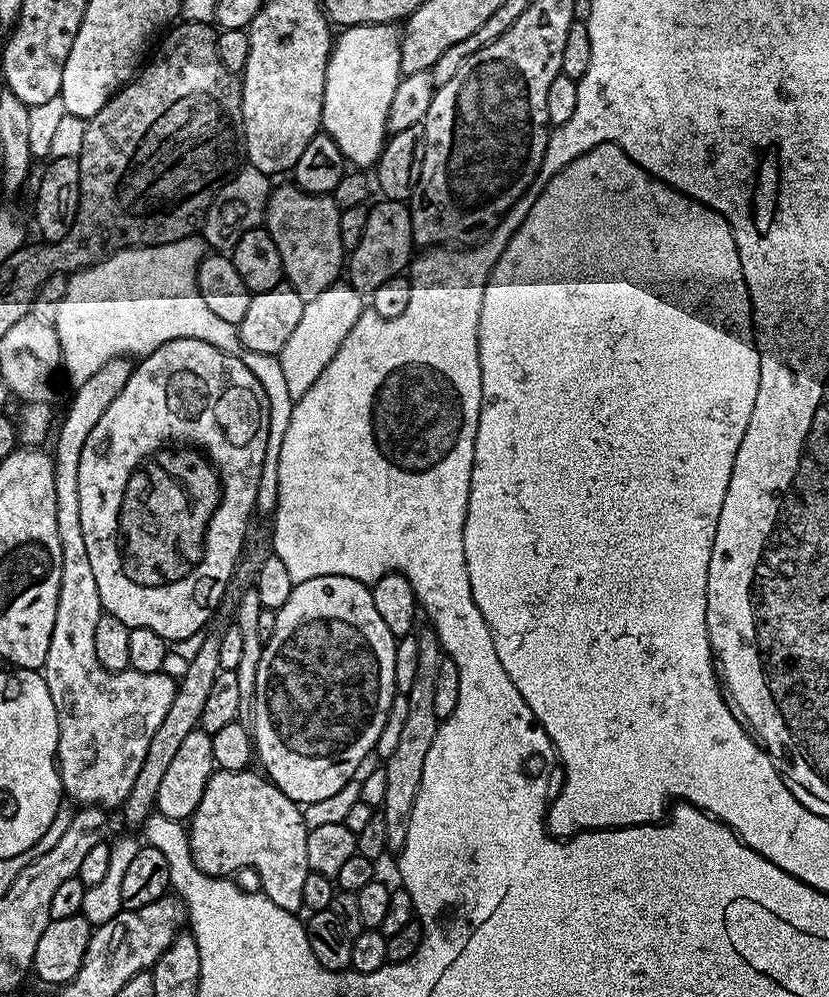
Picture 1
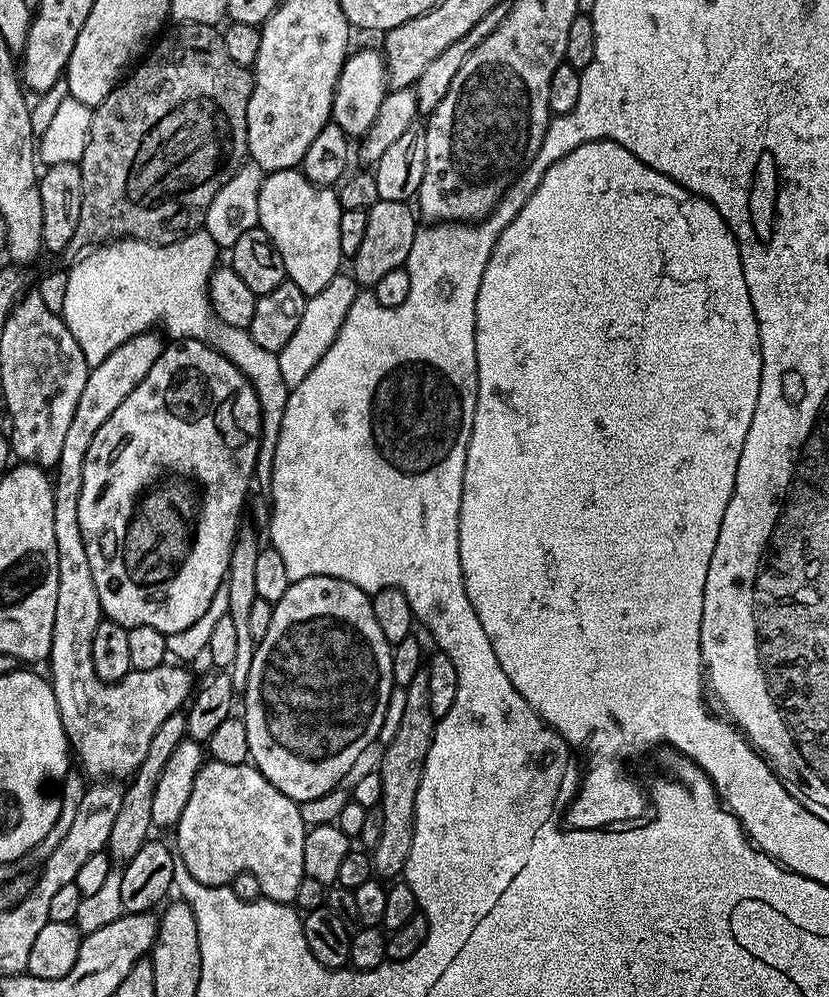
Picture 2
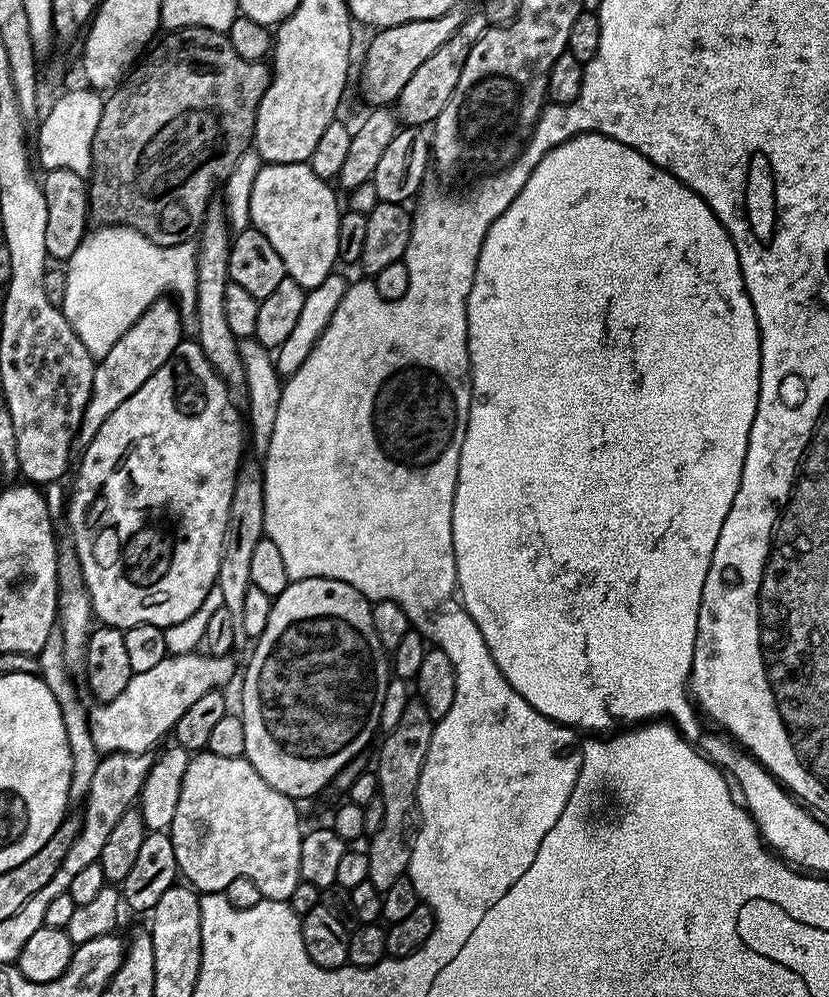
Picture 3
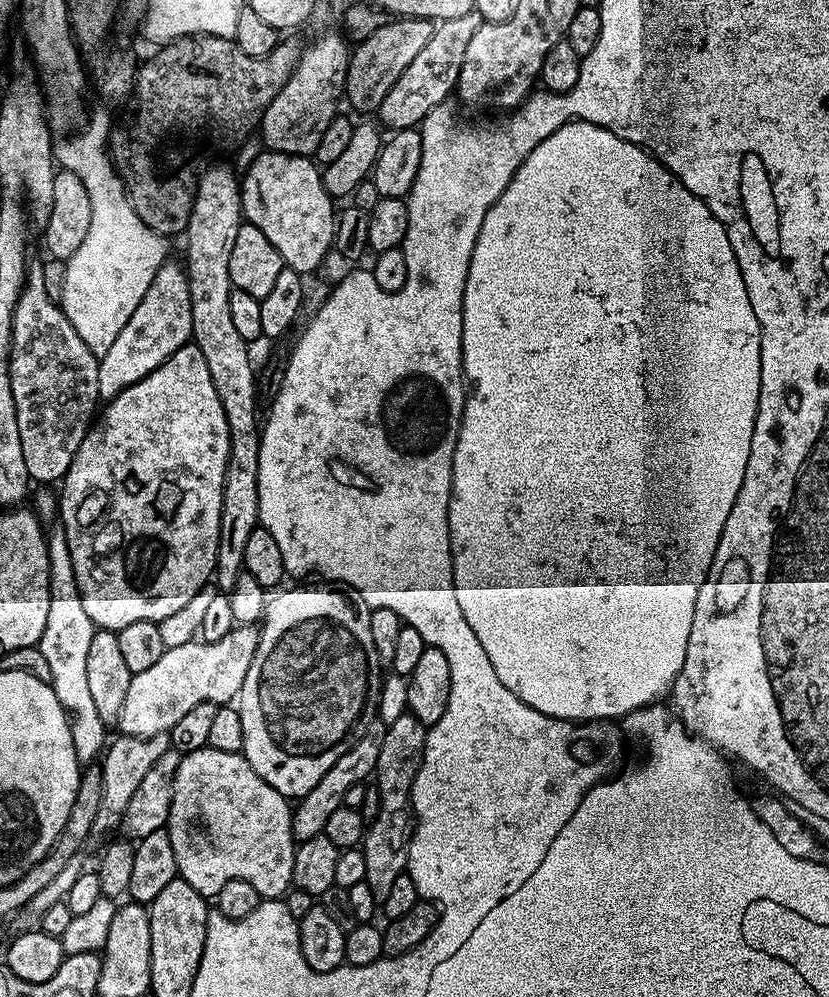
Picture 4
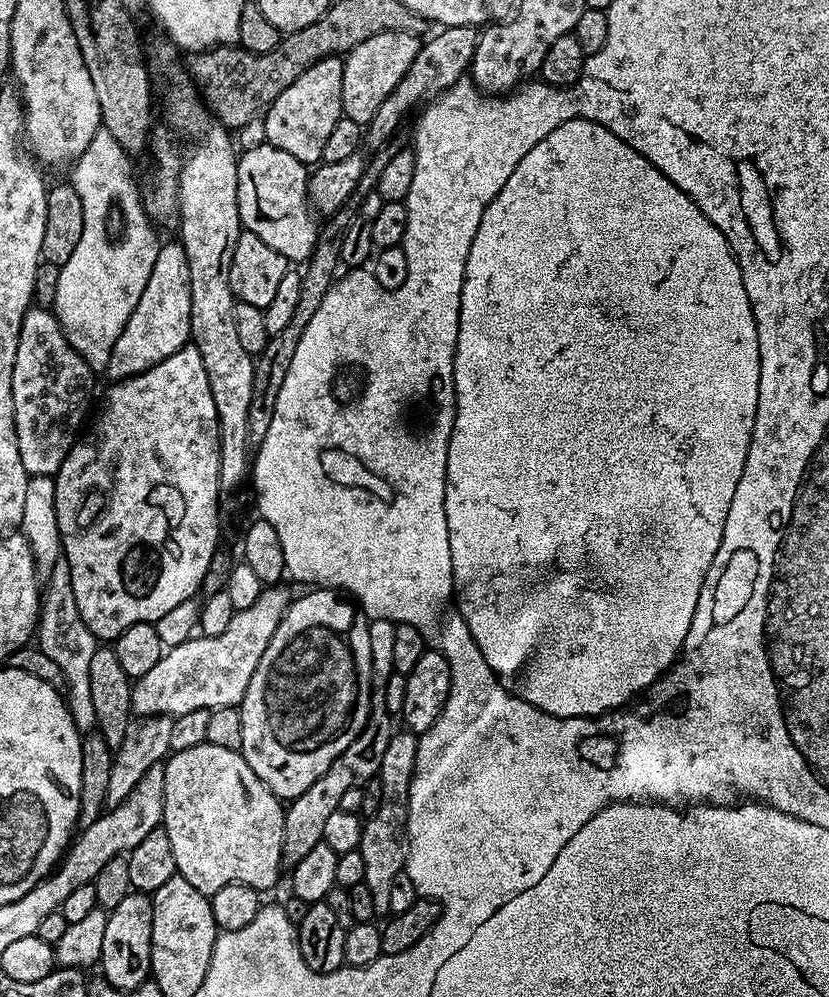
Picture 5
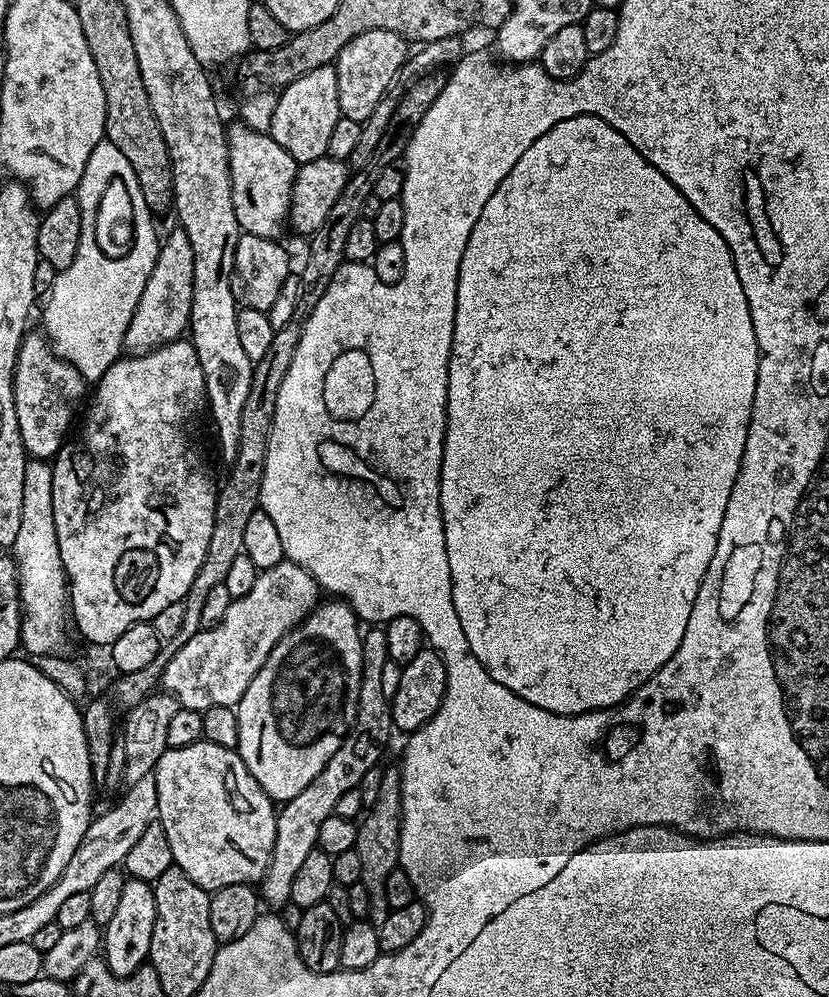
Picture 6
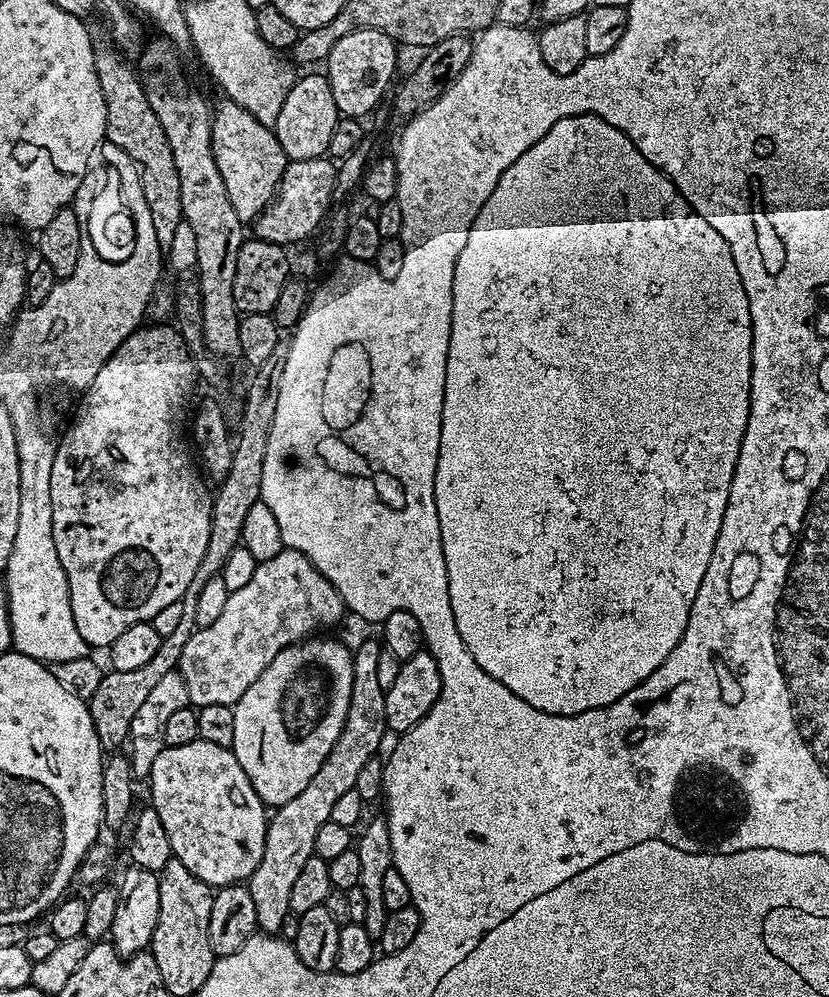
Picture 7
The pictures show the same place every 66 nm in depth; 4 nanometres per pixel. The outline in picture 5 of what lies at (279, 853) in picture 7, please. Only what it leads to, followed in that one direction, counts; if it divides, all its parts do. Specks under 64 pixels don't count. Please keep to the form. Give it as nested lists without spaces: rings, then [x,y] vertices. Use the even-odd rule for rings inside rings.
[[[372,618],[368,621],[368,629],[370,630],[370,666],[372,667],[372,705],[370,714],[366,718],[366,726],[362,734],[358,734],[358,738],[354,738],[354,742],[350,742],[350,746],[346,746],[346,750],[342,750],[338,758],[334,758],[330,770],[326,770],[326,774],[322,774],[322,778],[318,778],[318,782],[314,782],[310,790],[295,796],[285,807],[284,833],[282,834],[285,865],[291,866],[302,862],[302,857],[313,846],[318,846],[322,842],[324,825],[330,819],[330,814],[334,814],[334,810],[338,808],[342,794],[351,787],[363,786],[369,780],[379,777],[382,758],[386,755],[386,746],[390,746],[390,738],[394,731],[394,725],[392,725],[394,714],[386,710],[386,682],[394,666],[396,624],[391,620]]]

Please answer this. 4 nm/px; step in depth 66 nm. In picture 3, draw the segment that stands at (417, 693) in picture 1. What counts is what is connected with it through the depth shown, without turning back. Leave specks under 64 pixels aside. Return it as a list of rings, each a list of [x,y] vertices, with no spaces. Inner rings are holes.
[[[418,698],[409,699],[406,710],[402,710],[402,718],[398,718],[398,726],[383,737],[380,744],[380,761],[374,766],[374,773],[379,784],[378,797],[383,801],[383,817],[375,825],[376,833],[366,844],[370,858],[370,874],[368,881],[383,894],[394,886],[394,882],[405,879],[408,863],[412,857],[412,841],[416,839],[418,827],[418,782],[422,778],[422,770],[426,762],[426,750],[430,750],[430,738],[434,721],[426,710],[426,706]]]

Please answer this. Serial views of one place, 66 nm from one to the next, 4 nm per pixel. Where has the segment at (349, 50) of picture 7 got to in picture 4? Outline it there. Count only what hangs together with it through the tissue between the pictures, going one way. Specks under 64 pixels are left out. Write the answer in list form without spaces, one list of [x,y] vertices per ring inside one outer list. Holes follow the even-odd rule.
[[[396,18],[386,22],[370,38],[359,41],[355,45],[348,61],[348,82],[346,85],[346,100],[360,112],[375,113],[380,107],[382,98],[398,82],[402,70],[422,54],[422,48],[430,42],[434,24],[431,20],[413,20],[411,18]]]

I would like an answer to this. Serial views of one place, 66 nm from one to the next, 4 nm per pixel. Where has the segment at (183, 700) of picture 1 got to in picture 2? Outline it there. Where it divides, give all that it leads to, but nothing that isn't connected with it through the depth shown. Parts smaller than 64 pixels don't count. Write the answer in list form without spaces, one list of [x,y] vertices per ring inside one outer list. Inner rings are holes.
[[[178,711],[170,714],[170,718],[166,718],[166,722],[162,722],[162,726],[158,726],[154,738],[150,738],[150,747],[146,750],[146,758],[142,758],[142,762],[127,781],[122,794],[122,806],[118,809],[114,826],[110,830],[106,851],[117,865],[128,864],[130,858],[134,858],[134,854],[138,854],[138,850],[142,850],[144,843],[153,835],[154,790],[158,790],[158,778],[162,778],[162,770],[166,766],[166,762],[170,762],[170,754],[174,754],[178,742],[185,740],[187,735],[188,717],[183,711]]]

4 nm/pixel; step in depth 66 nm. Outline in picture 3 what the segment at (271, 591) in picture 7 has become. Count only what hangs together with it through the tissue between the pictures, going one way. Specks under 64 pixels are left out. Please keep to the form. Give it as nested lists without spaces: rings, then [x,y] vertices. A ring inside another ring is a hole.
[[[199,651],[182,653],[180,655],[167,656],[158,666],[151,670],[142,670],[130,678],[126,690],[118,694],[118,698],[105,700],[97,703],[96,709],[92,708],[88,713],[89,732],[93,735],[94,746],[100,754],[109,752],[152,752],[155,744],[163,738],[164,735],[171,733],[176,727],[178,718],[186,714],[186,710],[196,699],[202,698],[202,694],[214,692],[223,689],[223,684],[228,684],[232,680],[232,675],[237,675],[238,664],[232,661],[231,655],[227,656],[209,656],[201,654]]]

